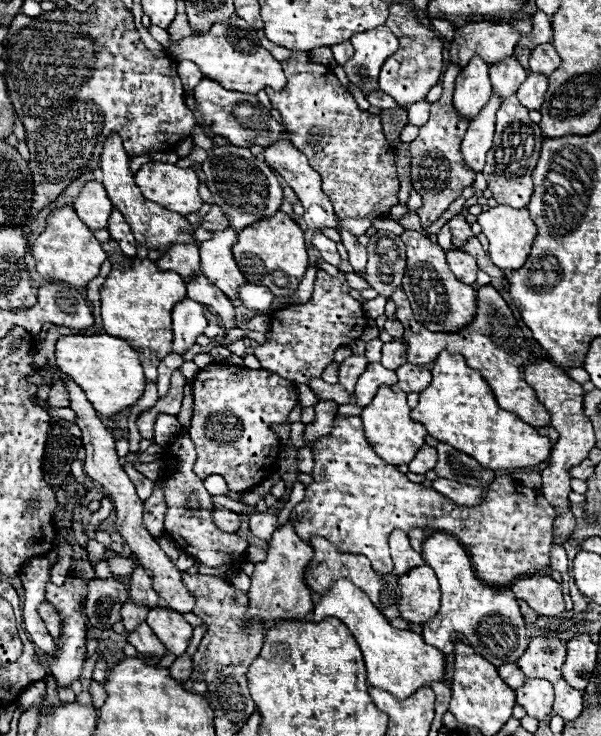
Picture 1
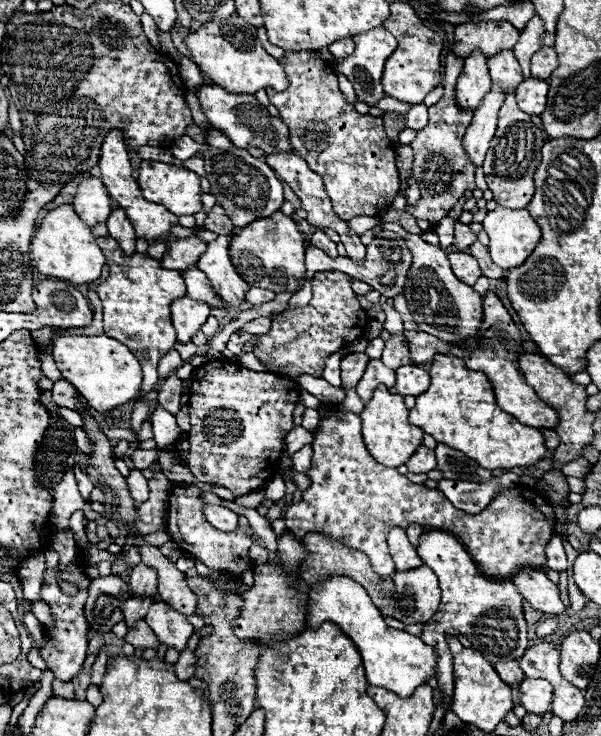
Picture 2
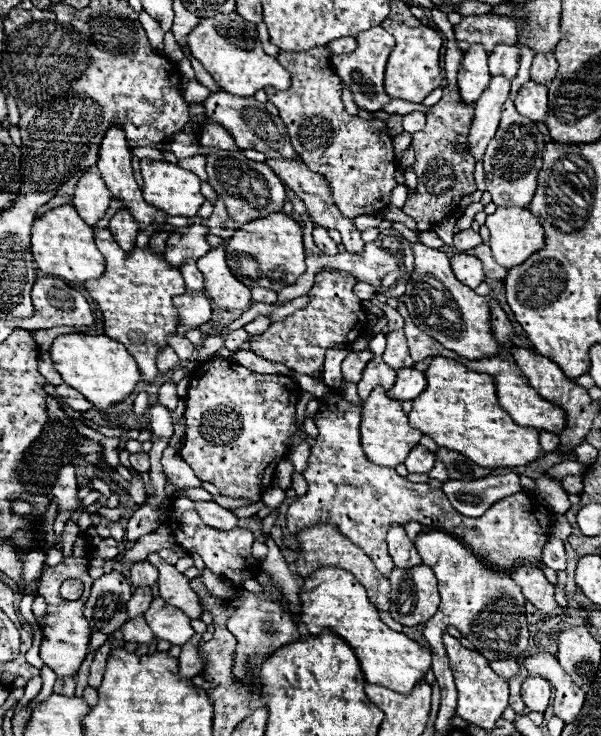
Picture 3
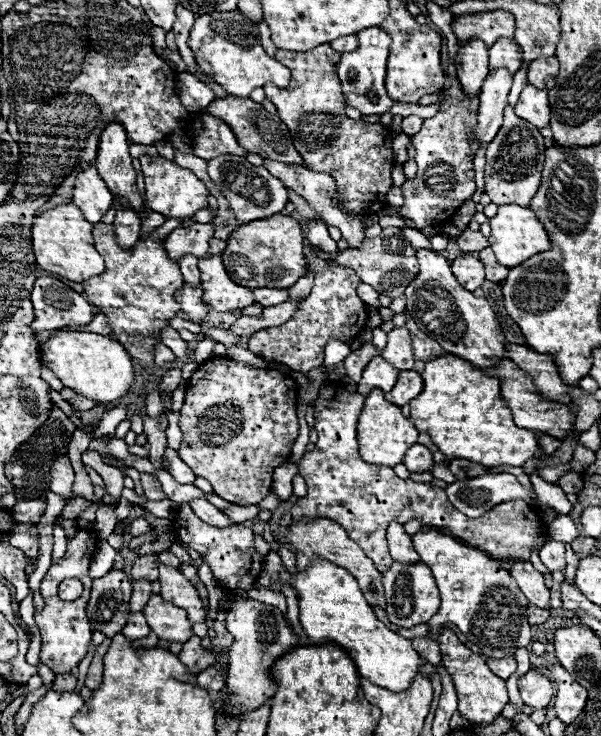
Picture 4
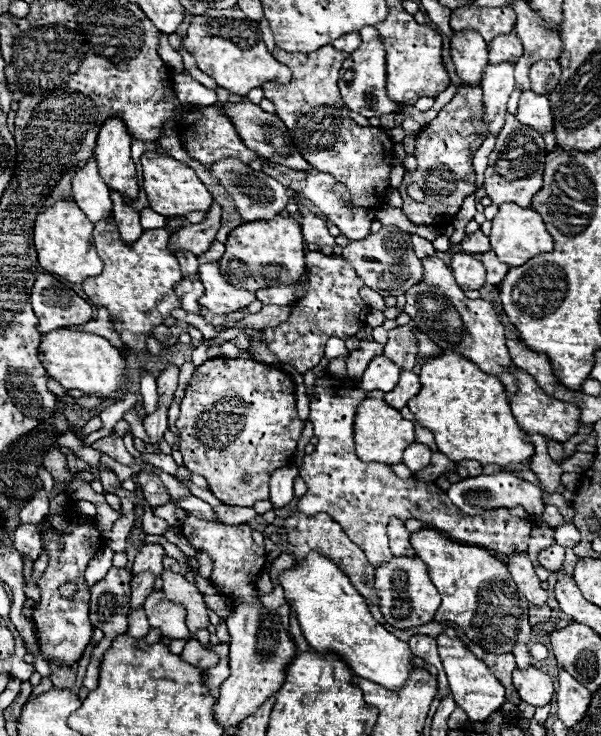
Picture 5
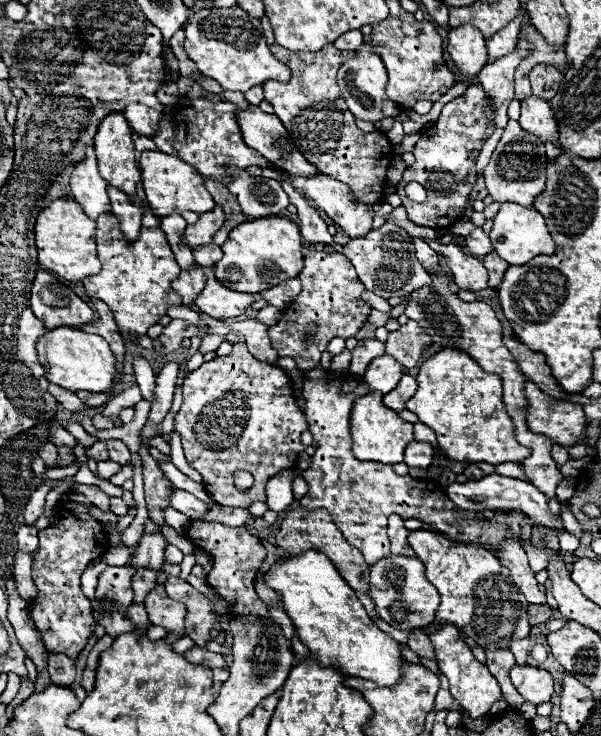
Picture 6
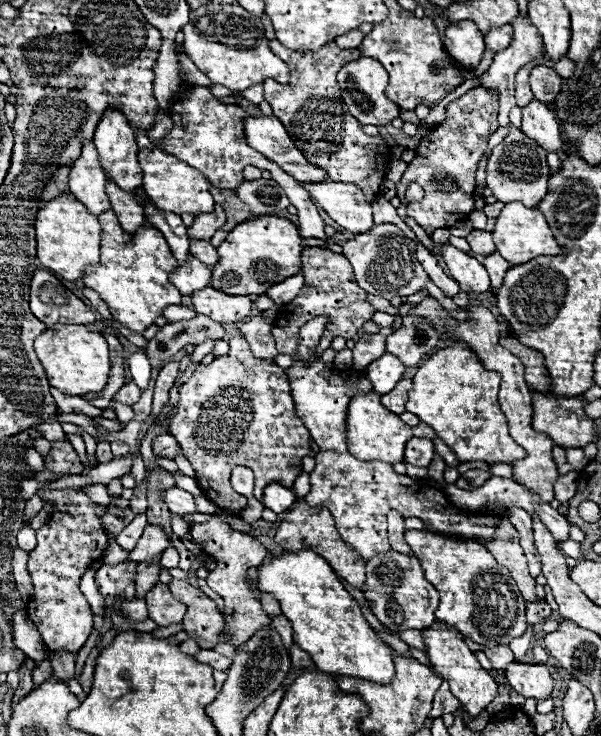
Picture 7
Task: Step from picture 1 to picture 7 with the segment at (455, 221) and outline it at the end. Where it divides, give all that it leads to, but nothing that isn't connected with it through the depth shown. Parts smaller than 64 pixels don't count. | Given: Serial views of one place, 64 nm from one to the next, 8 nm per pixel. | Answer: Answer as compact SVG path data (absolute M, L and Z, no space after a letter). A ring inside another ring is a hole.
M472 230L468 236L466 236L472 252L476 254L482 254L482 256L488 256L488 254L494 254L496 252L496 246L492 242L492 234L490 232L484 232L484 230Z

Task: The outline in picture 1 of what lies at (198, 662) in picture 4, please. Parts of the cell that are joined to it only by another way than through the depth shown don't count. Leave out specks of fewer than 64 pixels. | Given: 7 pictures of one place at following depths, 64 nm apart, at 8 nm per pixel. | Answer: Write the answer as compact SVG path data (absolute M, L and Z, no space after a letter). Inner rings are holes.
M188 654L180 656L174 660L174 664L168 668L170 670L170 676L178 682L186 682L190 678L190 672L192 672L192 658Z

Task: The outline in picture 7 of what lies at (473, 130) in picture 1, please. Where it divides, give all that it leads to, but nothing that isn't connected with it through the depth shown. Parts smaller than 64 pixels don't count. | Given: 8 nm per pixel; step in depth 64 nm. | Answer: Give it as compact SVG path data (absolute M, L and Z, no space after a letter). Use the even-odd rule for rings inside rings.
M518 16L516 20L512 20L512 26L514 26L512 46L508 46L508 50L496 54L490 68L480 76L480 84L484 88L492 88L492 90L498 92L498 108L500 108L498 110L498 122L500 122L500 126L510 124L508 114L510 114L510 108L516 104L514 102L514 76L516 76L516 70L520 70L520 66L524 66L524 62L530 62L530 60L534 60L542 54L542 38L538 34L538 30L532 26L532 22L528 22L528 18Z

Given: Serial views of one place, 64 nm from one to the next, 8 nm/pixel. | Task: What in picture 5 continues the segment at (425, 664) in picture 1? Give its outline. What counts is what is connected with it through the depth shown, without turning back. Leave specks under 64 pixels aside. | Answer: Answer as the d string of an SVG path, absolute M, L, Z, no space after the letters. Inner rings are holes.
M312 552L302 564L294 564L280 574L280 584L286 592L286 600L294 606L300 628L312 650L326 654L338 654L350 670L386 690L400 690L412 672L412 652L408 642L398 640L370 614L366 600L352 586L350 578L332 564L326 556Z

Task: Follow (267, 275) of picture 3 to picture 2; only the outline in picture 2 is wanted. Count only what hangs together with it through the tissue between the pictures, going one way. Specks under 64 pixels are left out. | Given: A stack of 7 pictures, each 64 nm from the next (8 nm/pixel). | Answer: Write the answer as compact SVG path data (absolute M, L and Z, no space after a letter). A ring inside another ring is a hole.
M276 212L272 214L272 218L260 218L260 222L244 226L244 230L236 230L230 246L230 258L250 286L268 288L280 294L296 292L298 282L304 278L304 250L306 242L304 234L298 230L298 224L282 212Z

